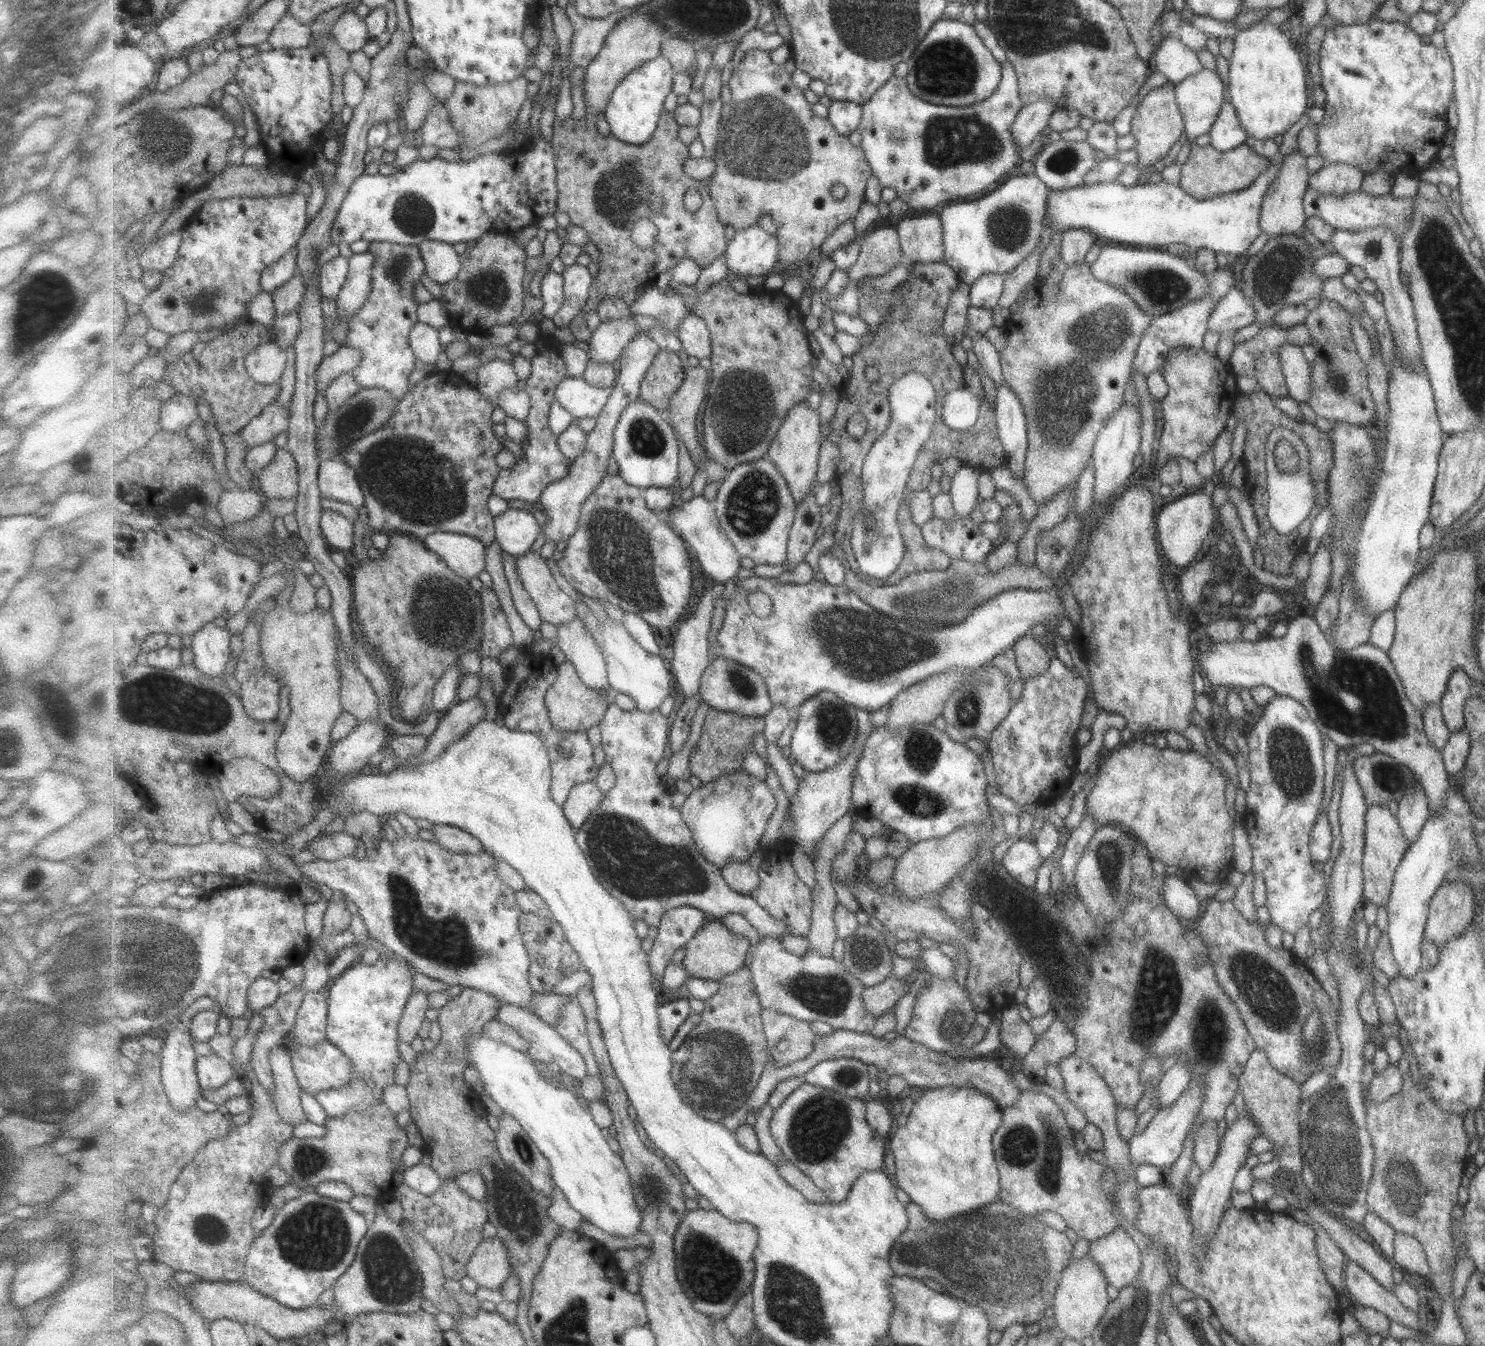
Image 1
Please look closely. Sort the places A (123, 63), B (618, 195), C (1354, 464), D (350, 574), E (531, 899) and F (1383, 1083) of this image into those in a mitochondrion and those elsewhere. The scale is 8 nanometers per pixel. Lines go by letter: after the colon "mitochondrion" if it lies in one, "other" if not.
A: other
B: mitochondrion
C: mitochondrion
D: other
E: other
F: other

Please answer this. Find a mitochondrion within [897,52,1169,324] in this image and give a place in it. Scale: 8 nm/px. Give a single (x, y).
(946, 141)

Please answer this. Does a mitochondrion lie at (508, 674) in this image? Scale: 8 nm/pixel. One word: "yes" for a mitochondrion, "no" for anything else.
no

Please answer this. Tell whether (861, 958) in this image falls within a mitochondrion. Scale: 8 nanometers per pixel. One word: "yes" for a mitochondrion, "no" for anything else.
yes

